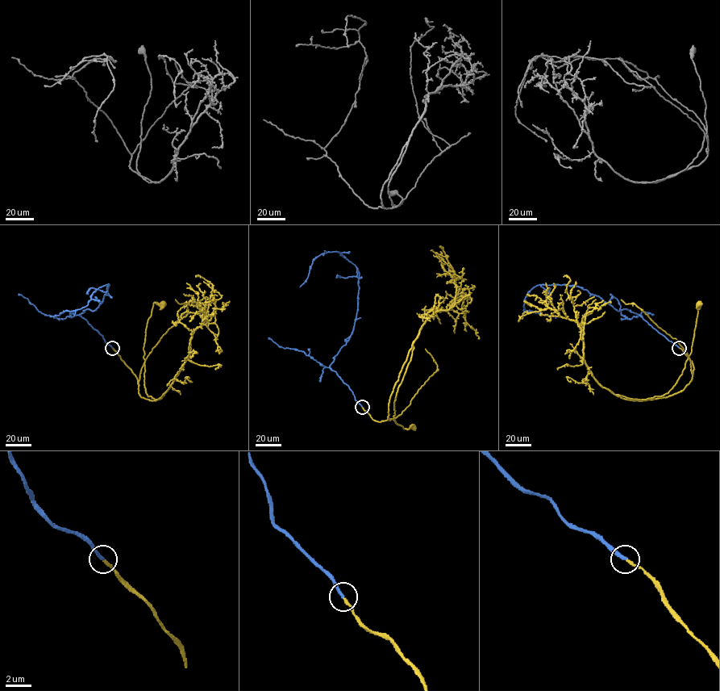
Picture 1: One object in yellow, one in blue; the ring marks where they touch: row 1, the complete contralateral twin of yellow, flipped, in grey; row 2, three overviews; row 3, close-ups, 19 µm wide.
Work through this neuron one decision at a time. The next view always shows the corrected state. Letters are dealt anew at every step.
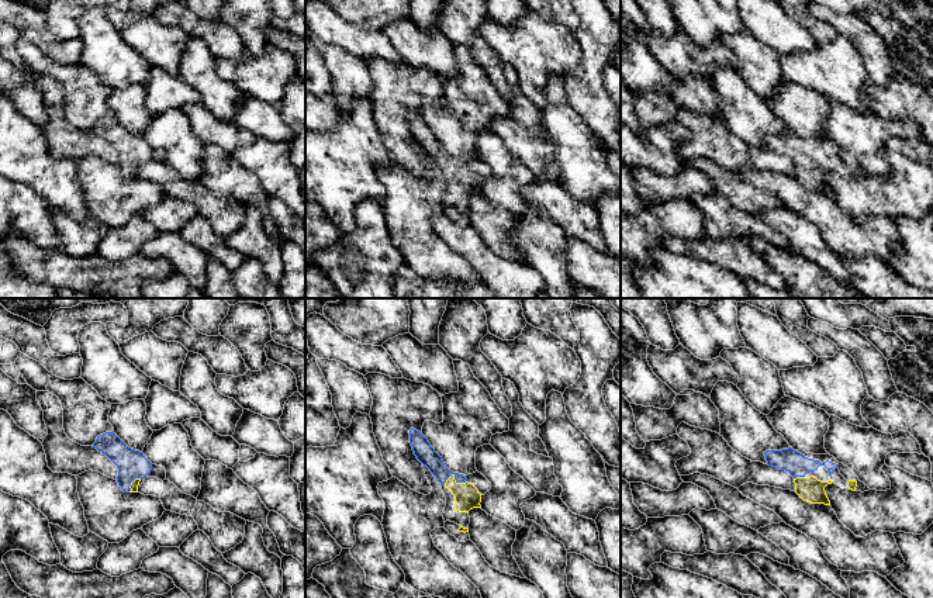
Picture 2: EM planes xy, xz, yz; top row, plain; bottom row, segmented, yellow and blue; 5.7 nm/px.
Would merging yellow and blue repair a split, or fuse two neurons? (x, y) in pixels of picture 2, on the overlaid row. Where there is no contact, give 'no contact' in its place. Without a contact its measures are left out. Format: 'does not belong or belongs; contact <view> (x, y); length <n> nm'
belongs; contact xz (453, 477); length 140 nm

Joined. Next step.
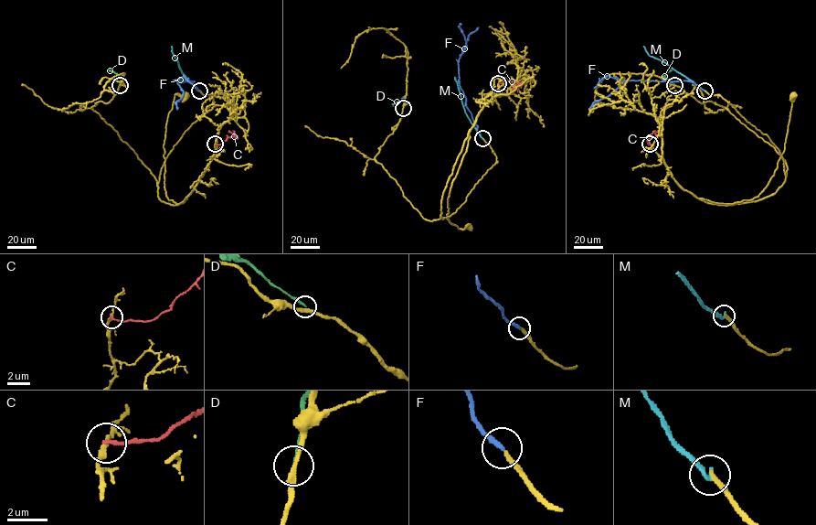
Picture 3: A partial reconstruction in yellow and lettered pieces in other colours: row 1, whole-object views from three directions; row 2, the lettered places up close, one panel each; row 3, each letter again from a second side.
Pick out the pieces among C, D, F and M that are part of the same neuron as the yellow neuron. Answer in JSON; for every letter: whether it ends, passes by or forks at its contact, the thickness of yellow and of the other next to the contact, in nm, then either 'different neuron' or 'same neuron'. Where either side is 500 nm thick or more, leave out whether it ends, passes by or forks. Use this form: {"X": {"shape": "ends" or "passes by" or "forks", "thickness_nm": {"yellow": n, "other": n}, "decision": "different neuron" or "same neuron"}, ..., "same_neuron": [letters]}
{"C": {"shape": "ends", "thickness_nm": {"yellow": 190, "other": 190}, "decision": "different neuron"}, "D": {"shape": "ends", "thickness_nm": {"yellow": 280, "other": 170}, "decision": "different neuron"}, "F": {"shape": "ends", "thickness_nm": {"yellow": 220, "other": 260}, "decision": "same neuron"}, "M": {"shape": "ends", "thickness_nm": {"yellow": 260, "other": 240}, "decision": "different neuron"}, "same_neuron": ["F"]}

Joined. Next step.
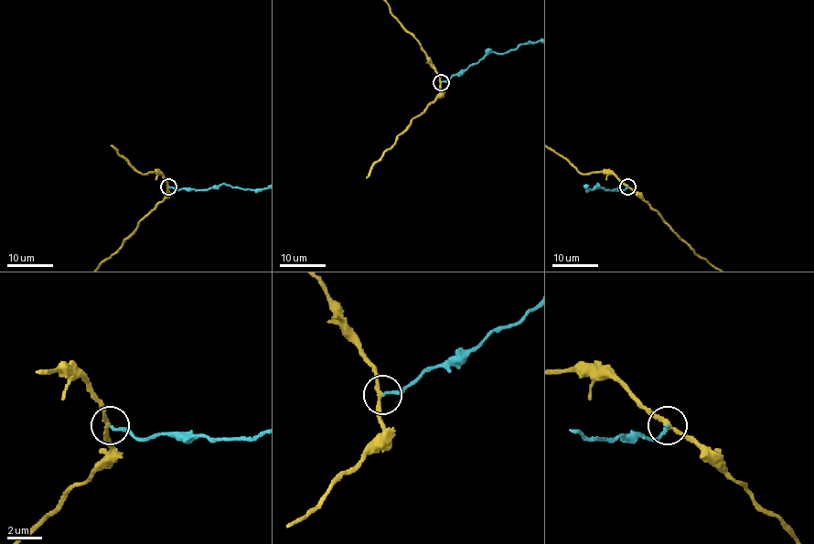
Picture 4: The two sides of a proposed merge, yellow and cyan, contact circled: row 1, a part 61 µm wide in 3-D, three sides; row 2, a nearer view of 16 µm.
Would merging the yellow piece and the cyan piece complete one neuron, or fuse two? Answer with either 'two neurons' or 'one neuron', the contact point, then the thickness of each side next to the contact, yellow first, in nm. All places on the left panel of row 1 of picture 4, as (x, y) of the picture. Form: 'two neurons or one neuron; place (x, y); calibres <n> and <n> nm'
one neuron; place (168, 186); calibres 240 and 180 nm

